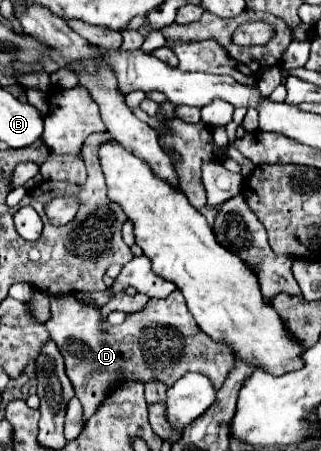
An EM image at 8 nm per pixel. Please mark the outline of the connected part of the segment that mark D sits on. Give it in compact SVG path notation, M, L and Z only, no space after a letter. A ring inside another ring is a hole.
M179 289L171 297L159 301L151 325L145 325L143 311L137 311L129 313L117 327L103 319L97 307L81 305L73 295L57 295L51 297L51 317L45 327L65 359L67 377L73 383L75 397L83 405L85 419L99 409L111 391L127 381L149 383L151 379L159 379L167 387L173 387L185 373L199 371L211 377L215 389L219 389L233 367L231 347L223 347L223 343L215 343L215 339L199 331ZM147 327L149 335L145 331Z

